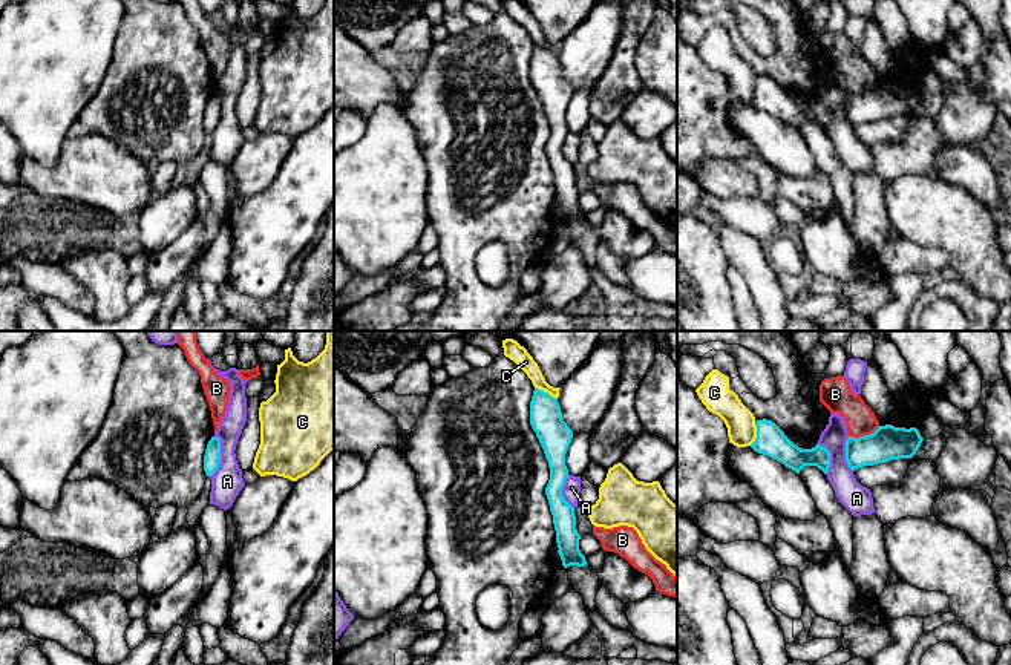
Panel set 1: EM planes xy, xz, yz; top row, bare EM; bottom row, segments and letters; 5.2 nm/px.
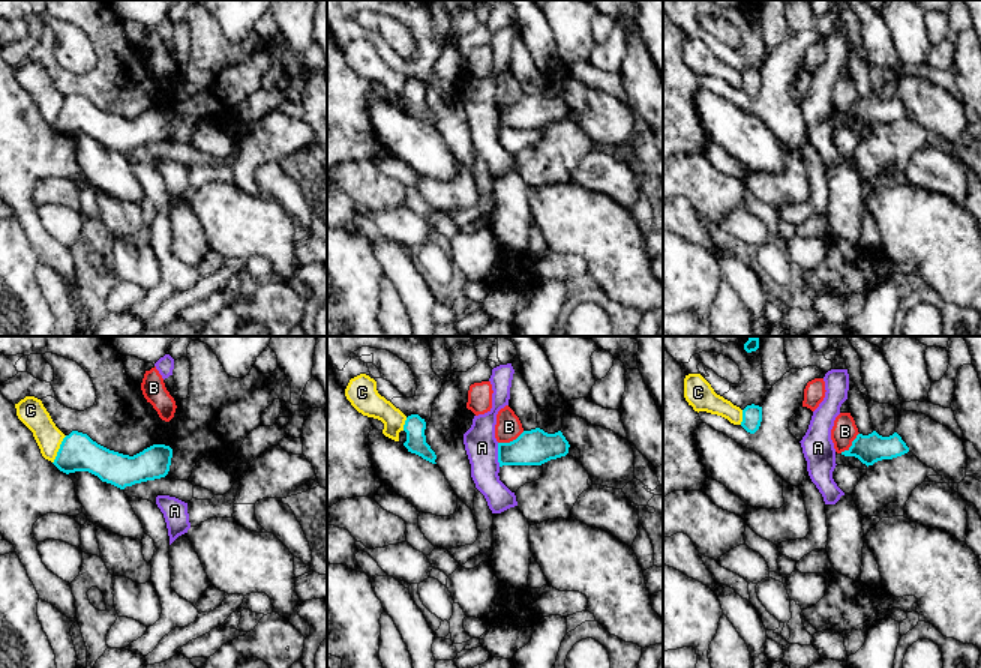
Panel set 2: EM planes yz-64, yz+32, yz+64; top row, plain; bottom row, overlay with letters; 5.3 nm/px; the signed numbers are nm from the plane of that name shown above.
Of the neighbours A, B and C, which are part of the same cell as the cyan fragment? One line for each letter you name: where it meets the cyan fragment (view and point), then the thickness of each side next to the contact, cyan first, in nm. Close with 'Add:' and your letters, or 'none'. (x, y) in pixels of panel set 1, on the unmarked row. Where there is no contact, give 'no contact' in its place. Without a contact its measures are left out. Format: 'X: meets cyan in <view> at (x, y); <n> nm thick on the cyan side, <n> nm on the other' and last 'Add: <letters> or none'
Add: none

